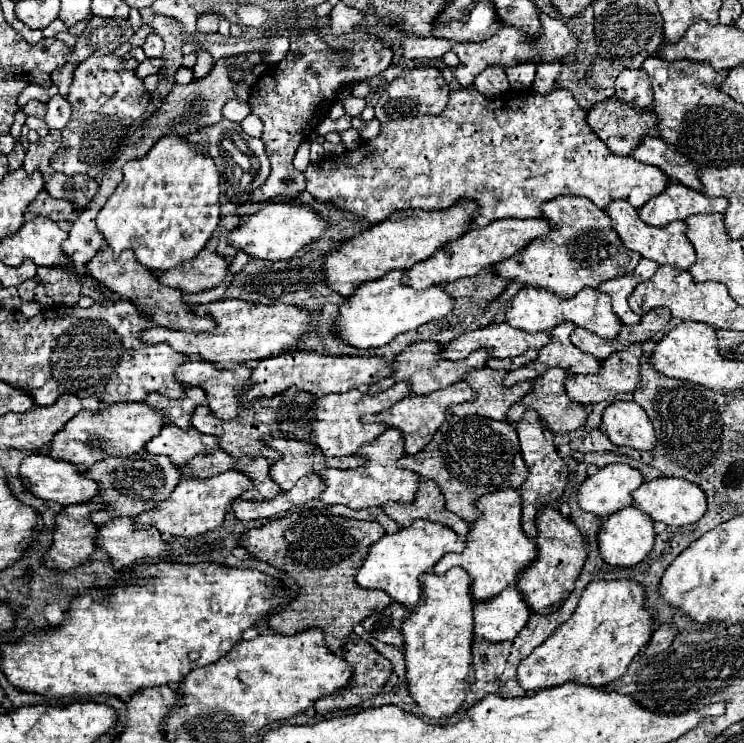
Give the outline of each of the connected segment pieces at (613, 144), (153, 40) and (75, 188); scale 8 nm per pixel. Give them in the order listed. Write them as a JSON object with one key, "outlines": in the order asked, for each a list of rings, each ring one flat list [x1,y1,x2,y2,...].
{"outlines":[[[610,98,588,112,588,124,614,154,628,156,648,130,656,128,656,116]],[[150,34,146,42,142,44,142,50,146,56,162,56,162,38,158,34]],[[54,172,46,184,44,190,52,196,52,198,60,198,60,200,68,200,74,204,76,210,84,210,88,206,88,202,94,198,94,194,98,192,98,182,86,174,60,174]]]}

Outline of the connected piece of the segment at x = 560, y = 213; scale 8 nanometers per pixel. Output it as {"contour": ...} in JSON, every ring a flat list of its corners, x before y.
{"contour":[[558,196,556,200,542,204,542,218,550,222,550,232,534,238,514,256,494,264,494,274,504,280,518,280,534,288,546,288,568,298,586,286,598,288,604,280,630,274,638,266,640,254,624,248,608,216,590,200,580,196]]}

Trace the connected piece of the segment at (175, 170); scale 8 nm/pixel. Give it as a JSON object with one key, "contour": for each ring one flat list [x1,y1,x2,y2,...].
{"contour":[[168,134,162,136,146,156,142,156,140,160,132,160,124,166,124,180,108,198,96,222,106,244,112,246,114,254,120,254,122,250,130,248,134,250,136,260,146,268,170,270,176,264,190,260,190,256,196,256,196,252,200,252,212,238,212,232,220,220,218,196,220,196,220,172,216,170,214,160,208,154,198,152,184,138]]}

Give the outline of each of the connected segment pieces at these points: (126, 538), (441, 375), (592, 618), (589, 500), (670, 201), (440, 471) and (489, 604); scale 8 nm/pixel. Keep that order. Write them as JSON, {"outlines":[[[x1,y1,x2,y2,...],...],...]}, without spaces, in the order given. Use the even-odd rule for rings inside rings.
{"outlines":[[[110,518,98,528,96,546,108,554,116,572,134,564,158,562,168,548,156,528,136,530,132,528,132,518]],[[416,342,410,344,408,348,404,348,394,360,392,360,392,378,396,382,408,382,412,394,430,394,436,392,444,386,456,384,462,380,462,376,466,376,472,368,484,368,488,354,486,352,472,352,468,358,464,360,444,360,440,358,440,350,442,346,436,342]],[[594,580,586,586,568,622,560,624,518,666,518,682,524,690,552,688,566,682,606,686,618,680,630,660,652,636,652,612,644,606,646,588,634,580]],[[608,464,588,476,578,490,578,506,600,518,632,504,632,490,642,484,638,470,624,464]],[[670,182,660,196,654,196,638,210,638,216,650,226,666,226,674,220,686,220,692,214,724,214,726,206,726,198,708,198,702,192]],[[448,414,430,444,414,456,402,456,398,468,412,470,420,478,434,480,446,502,446,510,454,512,468,524,480,518,476,500,486,492,498,492,506,488,520,488,526,480,528,468,522,460,518,436,512,424,490,420,482,416,454,416]],[[508,586,492,600,474,606,474,636,488,642,512,640,524,628,530,608,514,586]]]}

